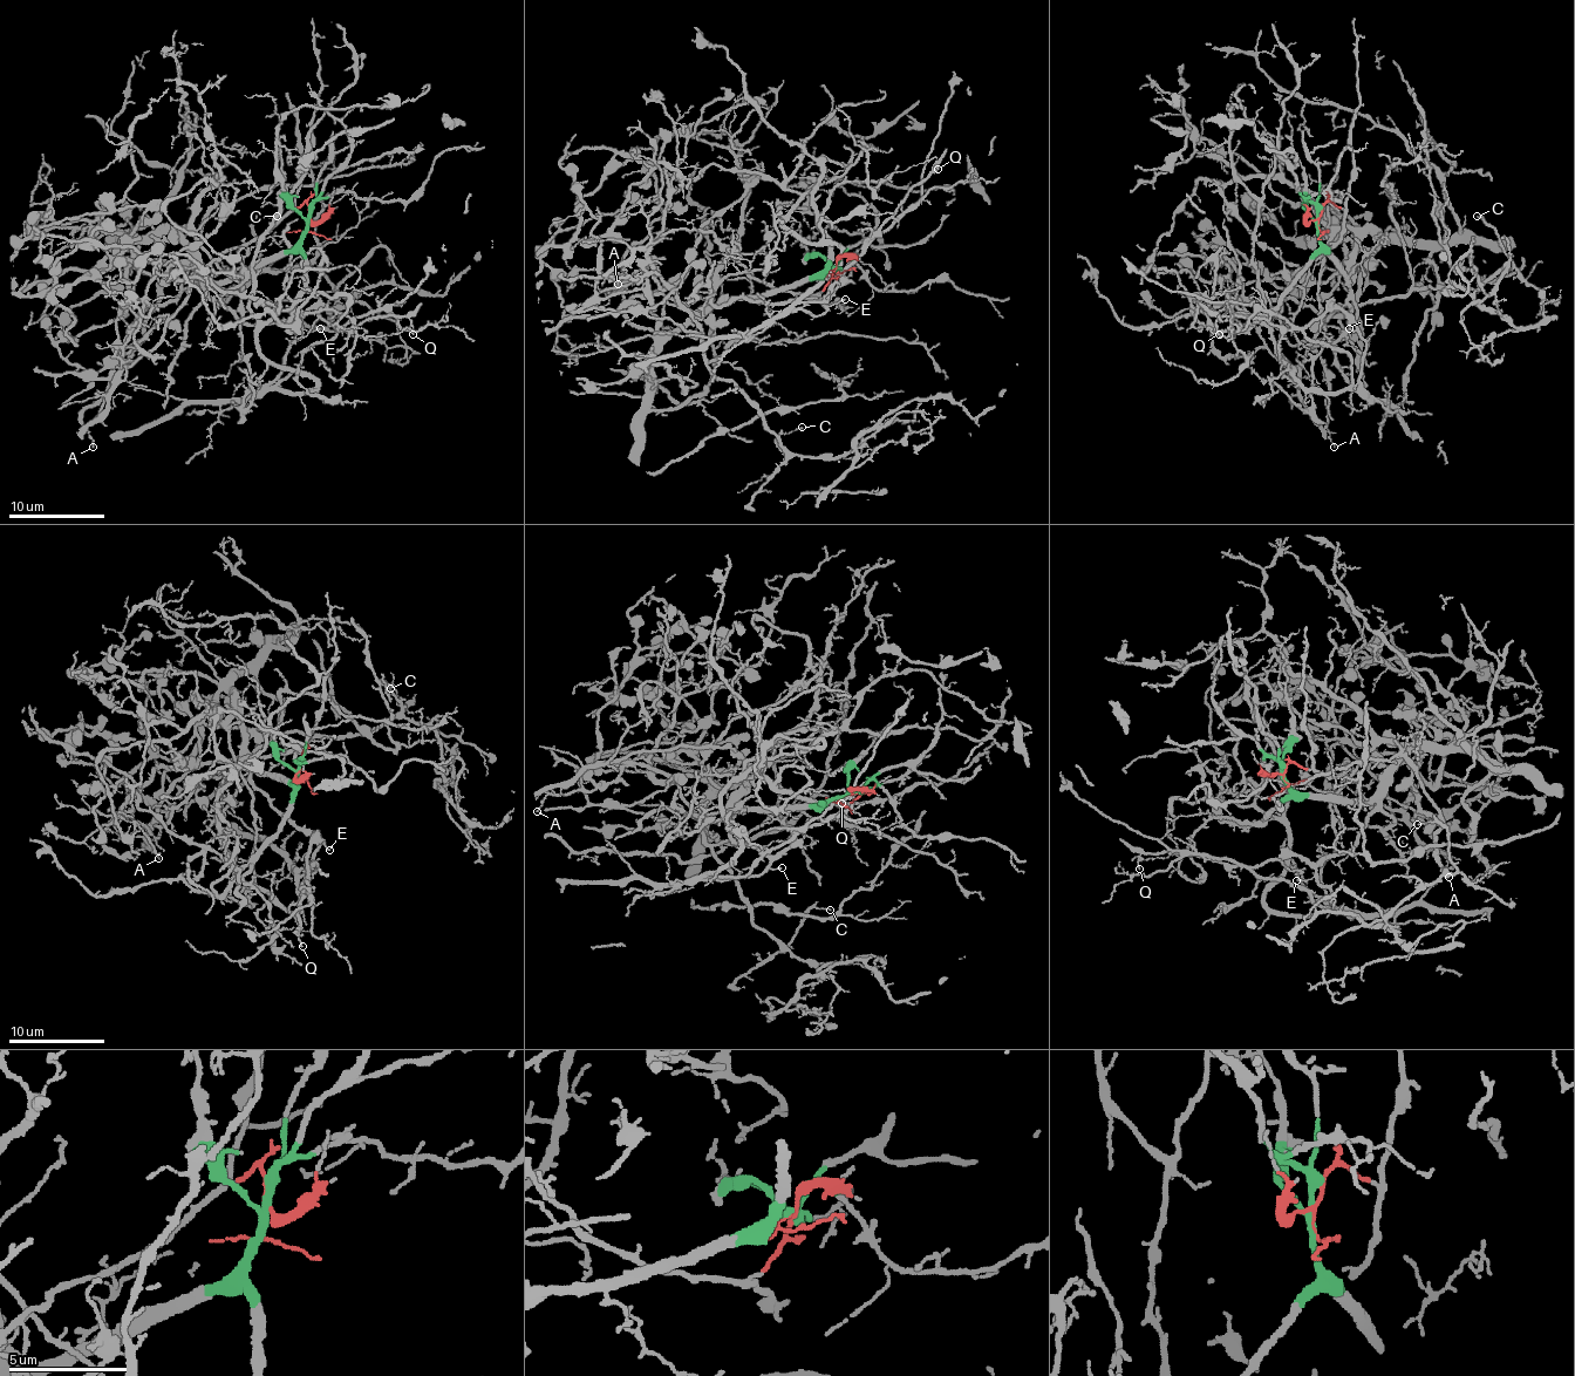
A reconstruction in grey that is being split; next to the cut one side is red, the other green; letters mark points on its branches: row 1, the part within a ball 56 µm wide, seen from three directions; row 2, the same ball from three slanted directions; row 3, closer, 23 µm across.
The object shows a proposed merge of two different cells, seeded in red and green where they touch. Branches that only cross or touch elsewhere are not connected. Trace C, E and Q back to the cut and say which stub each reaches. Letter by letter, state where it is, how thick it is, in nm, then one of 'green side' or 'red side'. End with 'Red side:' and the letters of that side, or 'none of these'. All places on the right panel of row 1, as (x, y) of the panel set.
C: at (1477, 216); 100 nm thick; red side
E: at (1349, 328); 110 nm thick; green side
Q: at (1219, 334); 100 nm thick; green side
Red side: C

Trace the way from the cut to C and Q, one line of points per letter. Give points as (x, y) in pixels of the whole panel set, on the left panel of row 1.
C: (307, 222), (304, 203), (234, 246), (122, 361), (148, 306), (241, 288), (261, 270), (253, 224), (278, 217)
Q: (307, 222), (290, 249), (208, 294), (251, 325), (294, 322), (314, 308), (342, 329), (406, 315), (413, 334)

